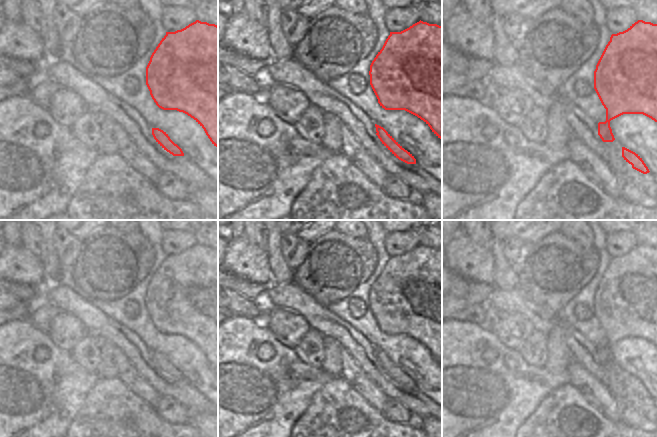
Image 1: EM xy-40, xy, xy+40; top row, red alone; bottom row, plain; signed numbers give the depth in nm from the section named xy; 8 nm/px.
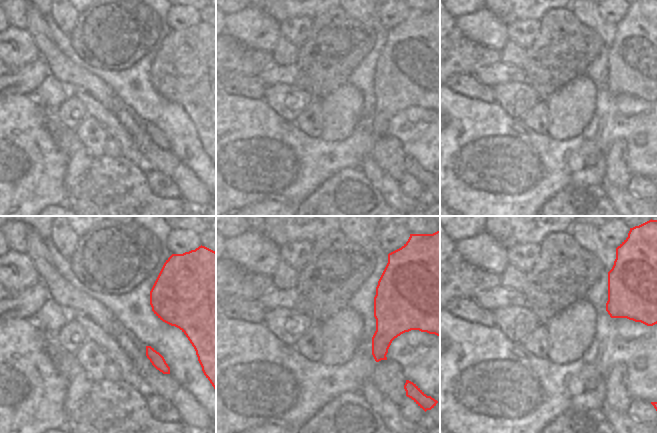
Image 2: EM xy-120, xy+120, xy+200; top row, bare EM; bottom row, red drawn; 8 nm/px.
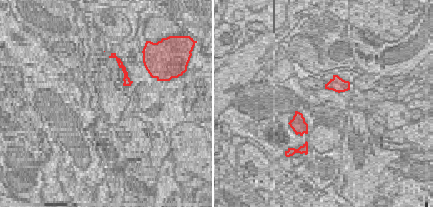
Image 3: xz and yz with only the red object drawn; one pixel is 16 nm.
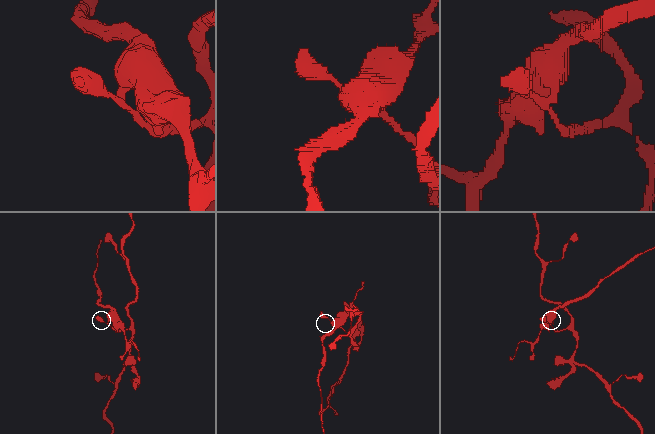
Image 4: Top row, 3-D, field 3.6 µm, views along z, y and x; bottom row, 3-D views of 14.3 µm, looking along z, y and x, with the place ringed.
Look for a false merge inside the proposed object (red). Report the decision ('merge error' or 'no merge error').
merge error

